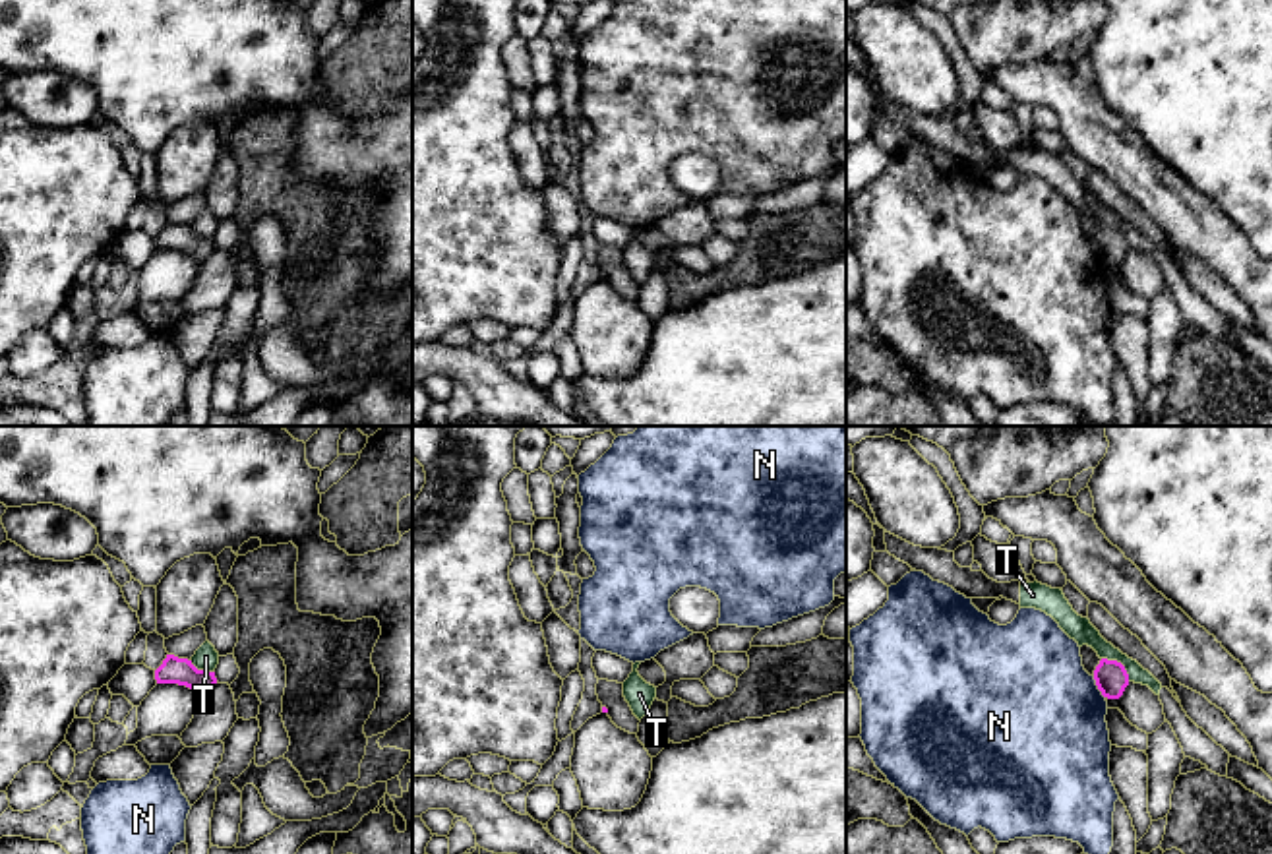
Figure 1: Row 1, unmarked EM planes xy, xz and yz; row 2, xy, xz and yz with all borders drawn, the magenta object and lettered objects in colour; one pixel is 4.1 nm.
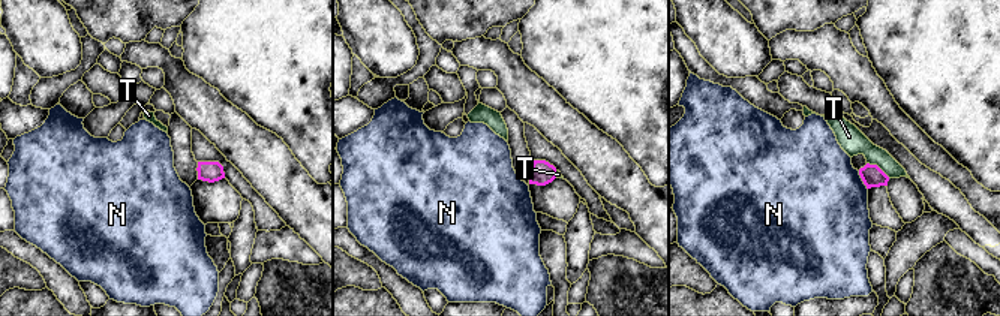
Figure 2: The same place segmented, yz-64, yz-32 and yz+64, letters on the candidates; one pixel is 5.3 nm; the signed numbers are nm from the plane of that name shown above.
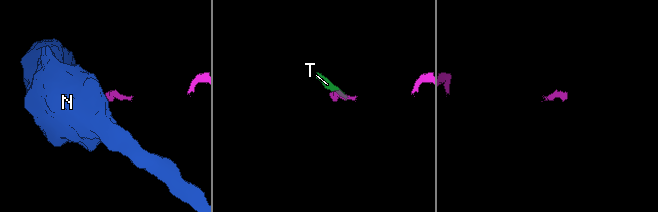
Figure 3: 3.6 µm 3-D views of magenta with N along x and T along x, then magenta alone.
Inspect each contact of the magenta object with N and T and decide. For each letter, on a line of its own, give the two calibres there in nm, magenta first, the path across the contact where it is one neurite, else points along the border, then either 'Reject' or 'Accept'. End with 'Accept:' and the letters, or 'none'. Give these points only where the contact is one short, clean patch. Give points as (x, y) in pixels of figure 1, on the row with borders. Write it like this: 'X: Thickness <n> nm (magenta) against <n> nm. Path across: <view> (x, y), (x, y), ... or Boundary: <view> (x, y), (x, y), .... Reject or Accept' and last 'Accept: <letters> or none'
N: Thickness 140 nm (magenta) against 500 nm. Boundary: yz (1092, 676), (1104, 698). Reject
T: Thickness 140 nm (magenta) against 100 nm. Boundary: yz (1102, 657), (1116, 659), (1129, 680). Reject
Accept: none

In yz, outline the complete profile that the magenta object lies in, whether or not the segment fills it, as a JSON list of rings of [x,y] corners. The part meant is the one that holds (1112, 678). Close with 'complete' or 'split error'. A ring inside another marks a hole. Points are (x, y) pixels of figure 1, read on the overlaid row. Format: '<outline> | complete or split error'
[[[1102,658],[1094,670],[1098,689],[1107,699],[1119,699],[1129,686],[1129,674],[1117,660]]] | complete

